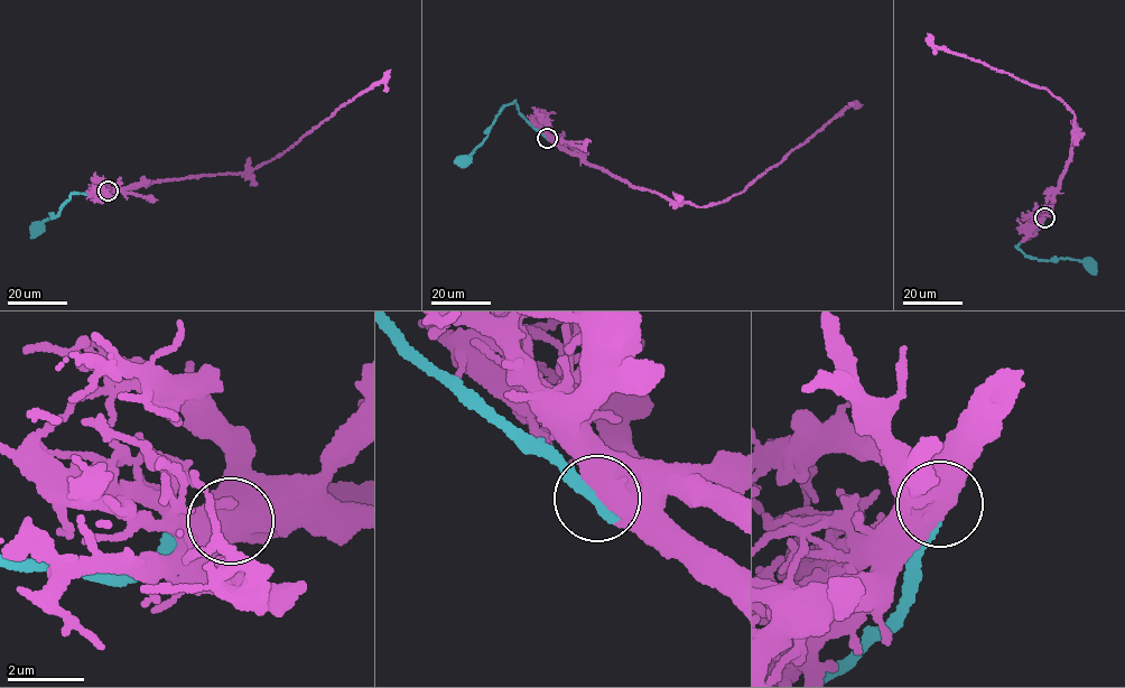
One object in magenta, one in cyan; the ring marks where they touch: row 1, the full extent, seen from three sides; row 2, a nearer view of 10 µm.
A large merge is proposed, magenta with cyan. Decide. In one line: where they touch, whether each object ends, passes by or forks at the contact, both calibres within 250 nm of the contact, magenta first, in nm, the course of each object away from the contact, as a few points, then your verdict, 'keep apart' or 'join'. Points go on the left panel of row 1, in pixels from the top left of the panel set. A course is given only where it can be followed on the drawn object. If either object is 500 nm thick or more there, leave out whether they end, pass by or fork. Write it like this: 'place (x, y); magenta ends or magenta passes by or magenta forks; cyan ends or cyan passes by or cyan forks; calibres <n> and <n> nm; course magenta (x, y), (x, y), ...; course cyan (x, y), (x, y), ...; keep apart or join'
place (108, 191); calibres 700 and 400 nm; course magenta (108, 191), (258, 168), (291, 148), (340, 107), (383, 81), (390, 71); course cyan (108, 191), (100, 195), (73, 193), (55, 217), (39, 224), (31, 238); join

